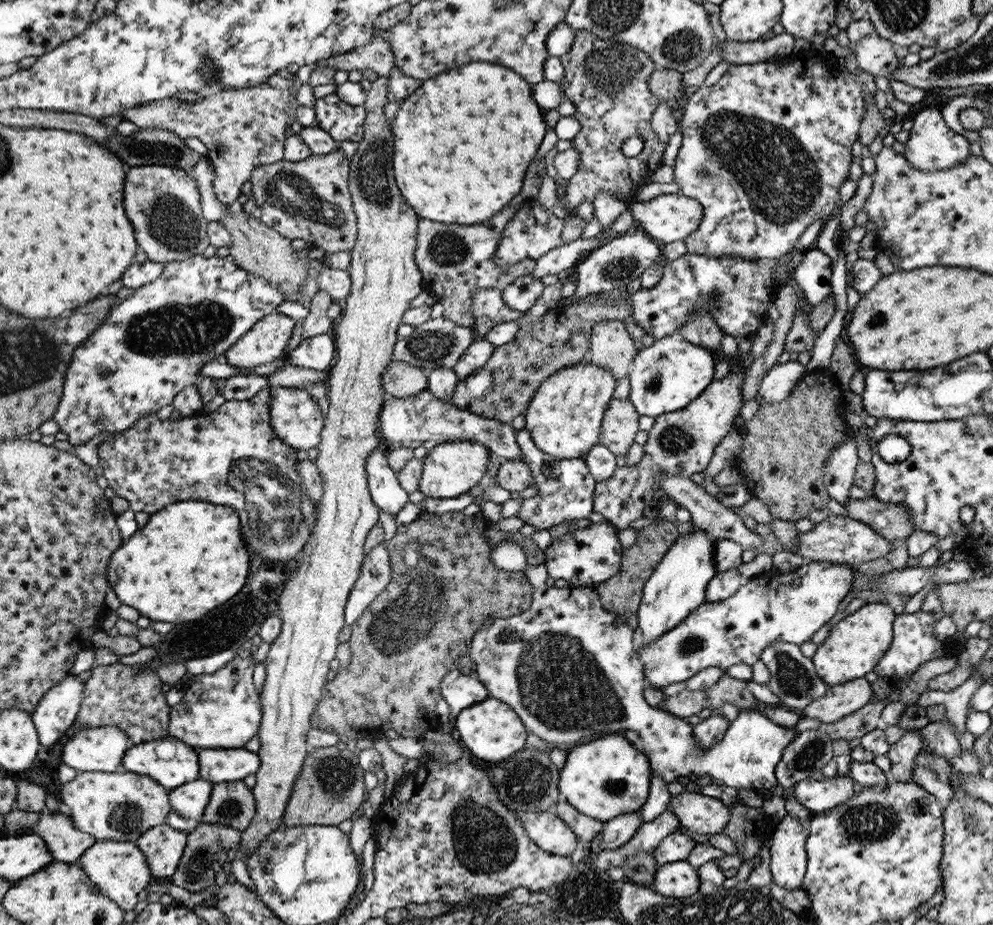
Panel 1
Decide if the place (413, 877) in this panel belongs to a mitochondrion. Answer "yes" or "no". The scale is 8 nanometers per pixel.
no

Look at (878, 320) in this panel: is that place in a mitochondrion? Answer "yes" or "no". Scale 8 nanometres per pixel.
yes

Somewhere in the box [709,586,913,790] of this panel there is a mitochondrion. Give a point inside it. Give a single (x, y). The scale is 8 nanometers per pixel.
(795, 679)

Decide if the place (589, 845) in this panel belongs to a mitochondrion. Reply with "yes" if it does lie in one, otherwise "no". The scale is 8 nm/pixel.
no

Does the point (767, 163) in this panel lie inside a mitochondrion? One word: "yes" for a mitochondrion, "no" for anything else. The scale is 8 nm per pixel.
yes

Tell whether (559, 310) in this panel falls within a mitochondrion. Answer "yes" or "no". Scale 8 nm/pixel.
no

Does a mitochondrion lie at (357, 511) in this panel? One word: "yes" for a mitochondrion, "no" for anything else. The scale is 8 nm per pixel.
no

